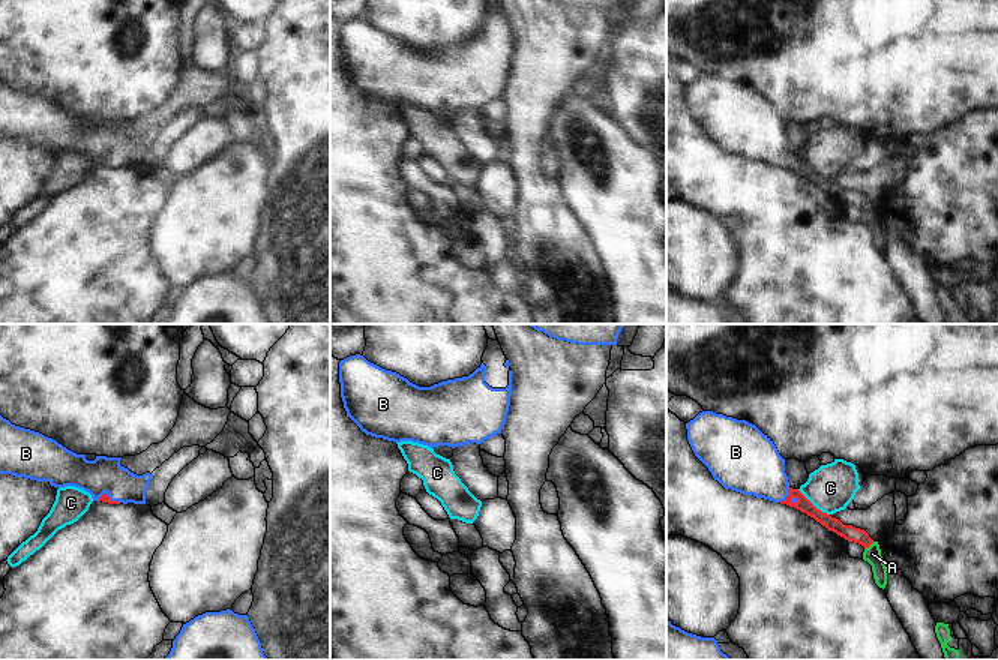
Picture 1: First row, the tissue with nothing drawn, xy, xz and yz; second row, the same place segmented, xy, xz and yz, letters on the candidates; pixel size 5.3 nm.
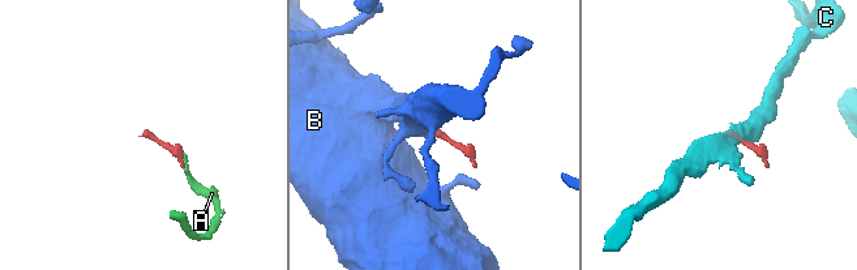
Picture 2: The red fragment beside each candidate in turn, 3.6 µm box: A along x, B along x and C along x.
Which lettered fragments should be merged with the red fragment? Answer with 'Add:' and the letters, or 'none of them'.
Add: A, B

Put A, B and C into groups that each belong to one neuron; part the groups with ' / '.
A B / C

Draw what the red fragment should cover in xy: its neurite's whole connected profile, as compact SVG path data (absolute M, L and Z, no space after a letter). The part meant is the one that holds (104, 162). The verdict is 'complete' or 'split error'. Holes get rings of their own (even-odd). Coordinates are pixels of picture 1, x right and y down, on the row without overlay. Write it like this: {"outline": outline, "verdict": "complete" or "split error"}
{"outline": "M0 80L0 138L48 146L54 152L75 150L89 156L93 165L146 168L146 154L150 148L152 138L137 140L122 130L120 123L96 120L95 124L87 124L86 118L77 118L56 104L15 90Z", "verdict": "split error"}

